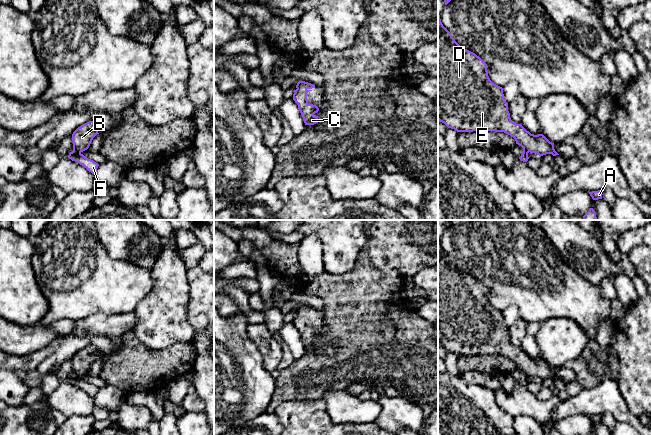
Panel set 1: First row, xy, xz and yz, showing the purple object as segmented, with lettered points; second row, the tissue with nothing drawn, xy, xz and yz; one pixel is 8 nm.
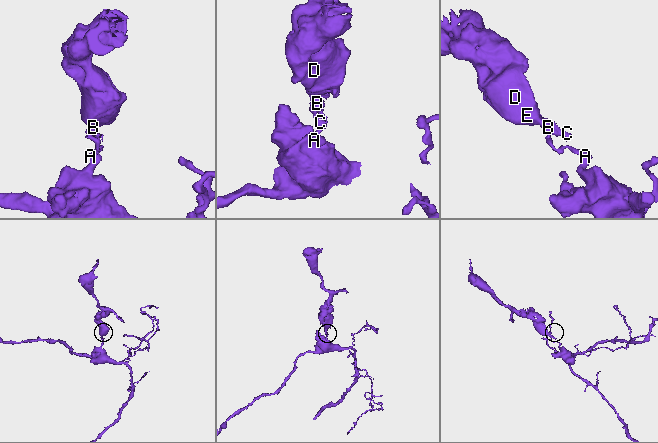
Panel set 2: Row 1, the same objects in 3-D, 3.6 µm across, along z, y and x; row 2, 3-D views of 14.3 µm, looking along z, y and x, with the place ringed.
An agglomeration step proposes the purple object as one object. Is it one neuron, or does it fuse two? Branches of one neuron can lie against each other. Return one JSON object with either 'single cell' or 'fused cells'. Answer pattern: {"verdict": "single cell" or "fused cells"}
{"verdict": "fused cells"}

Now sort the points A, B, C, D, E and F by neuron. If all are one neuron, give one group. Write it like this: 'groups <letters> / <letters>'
groups A F / B C D E

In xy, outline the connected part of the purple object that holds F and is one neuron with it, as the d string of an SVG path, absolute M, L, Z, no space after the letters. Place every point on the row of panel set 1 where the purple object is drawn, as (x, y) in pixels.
M73 150L72 152L69 153L68 158L71 159L72 161L75 161L79 163L80 165L84 166L89 172L92 174L95 174L99 164L94 162L91 159L88 159L85 157L83 154Z

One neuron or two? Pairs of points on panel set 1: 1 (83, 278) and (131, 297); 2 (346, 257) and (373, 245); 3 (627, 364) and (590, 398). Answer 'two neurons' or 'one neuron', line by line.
1: one neuron
2: two neurons
3: two neurons

